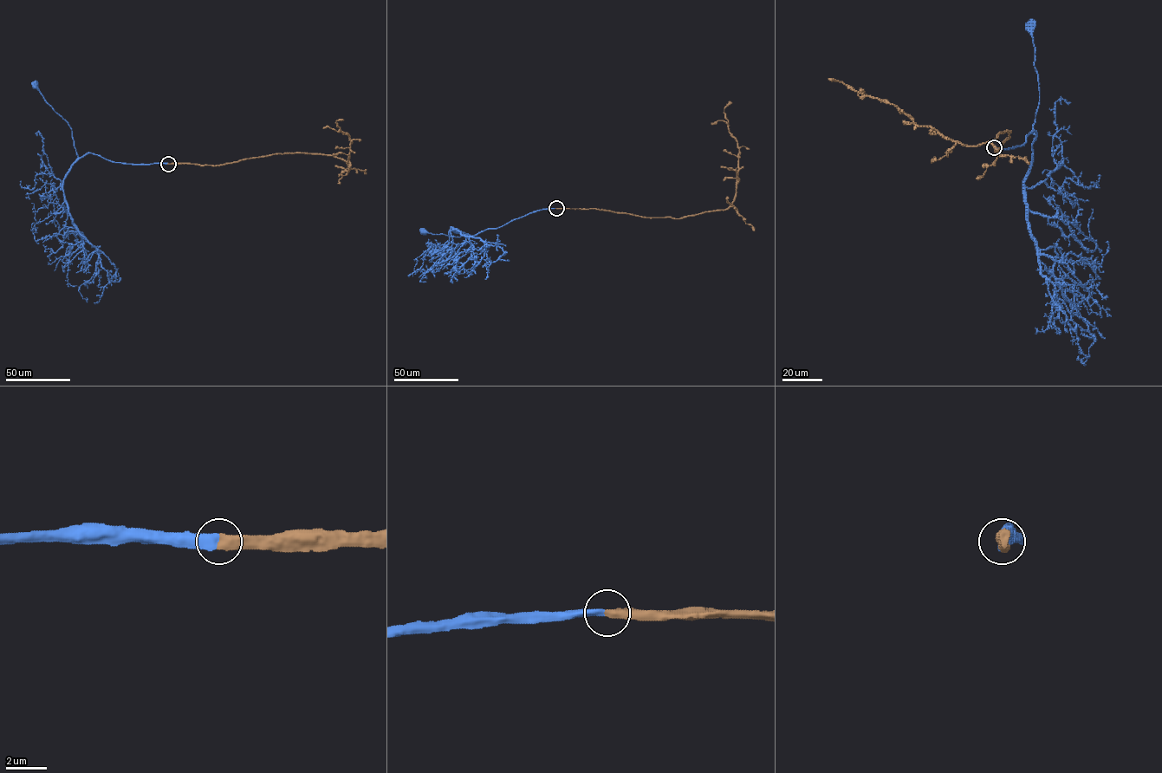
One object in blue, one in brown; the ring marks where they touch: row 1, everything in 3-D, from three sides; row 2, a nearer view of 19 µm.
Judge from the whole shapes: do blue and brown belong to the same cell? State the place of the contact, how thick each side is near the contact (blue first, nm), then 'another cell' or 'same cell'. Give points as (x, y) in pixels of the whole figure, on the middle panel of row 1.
at (556, 208); 440 nm thick on the blue side, 500 nm on the other; same cell

